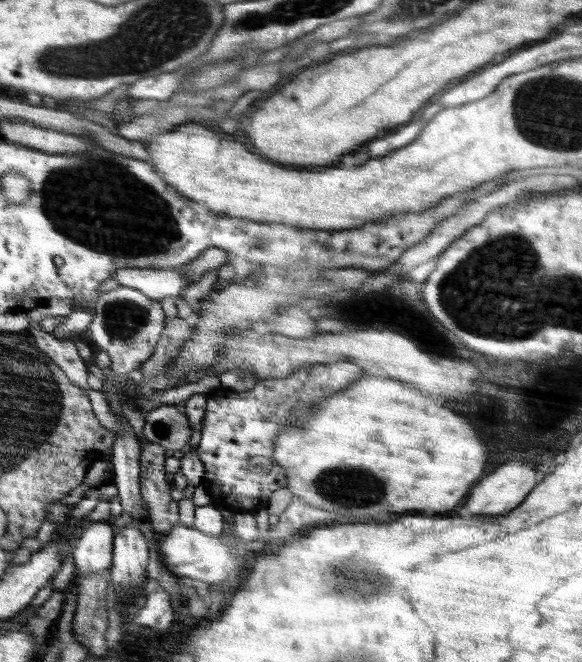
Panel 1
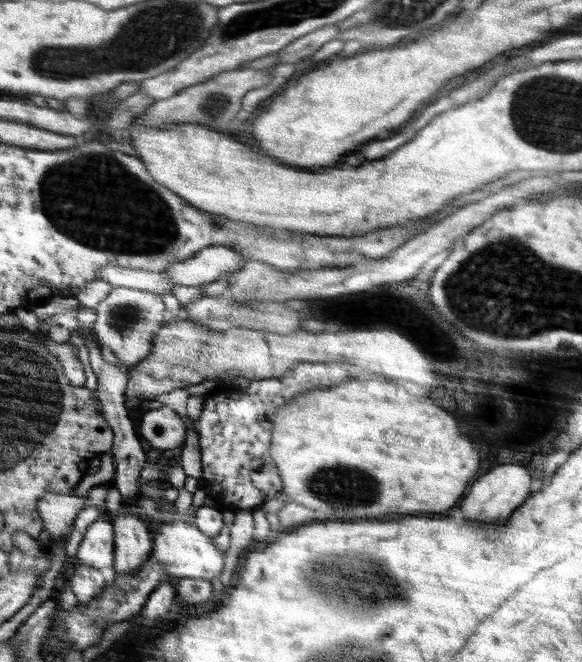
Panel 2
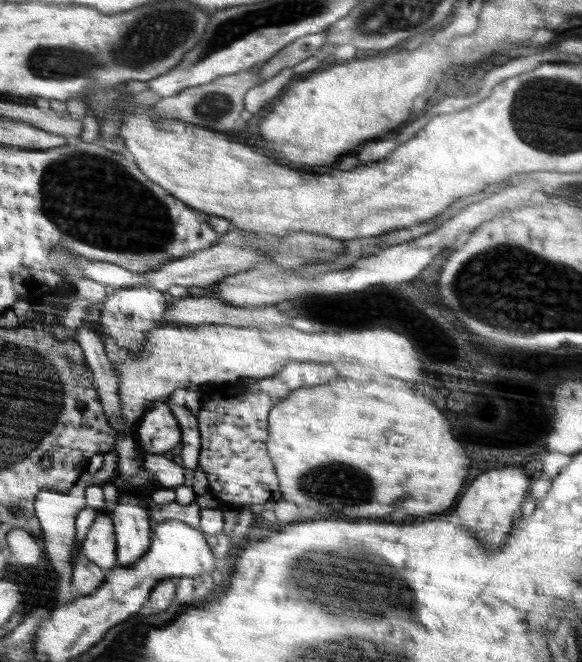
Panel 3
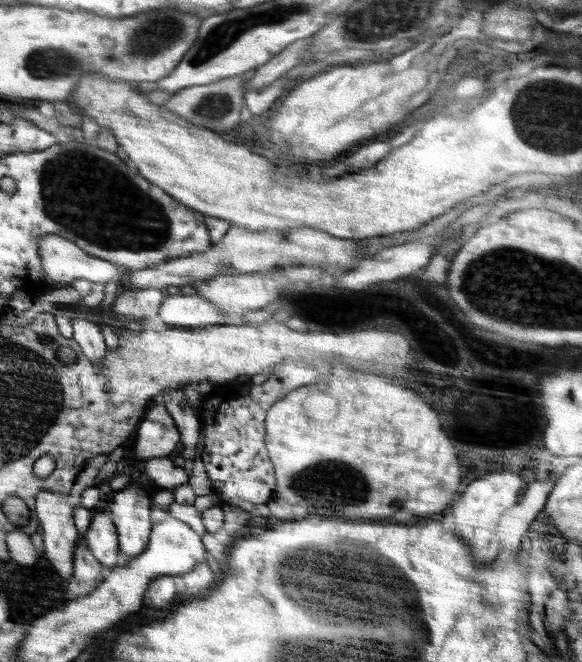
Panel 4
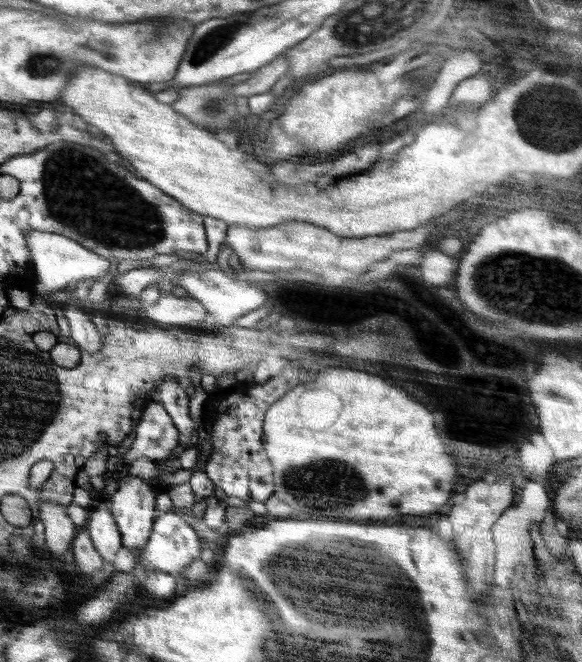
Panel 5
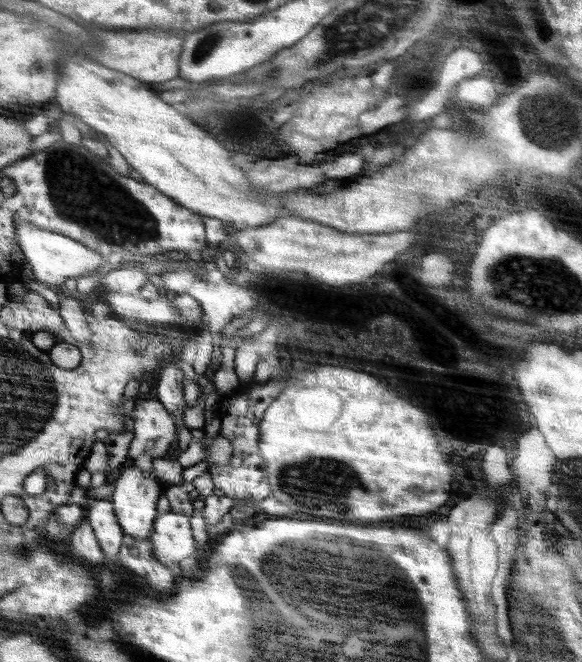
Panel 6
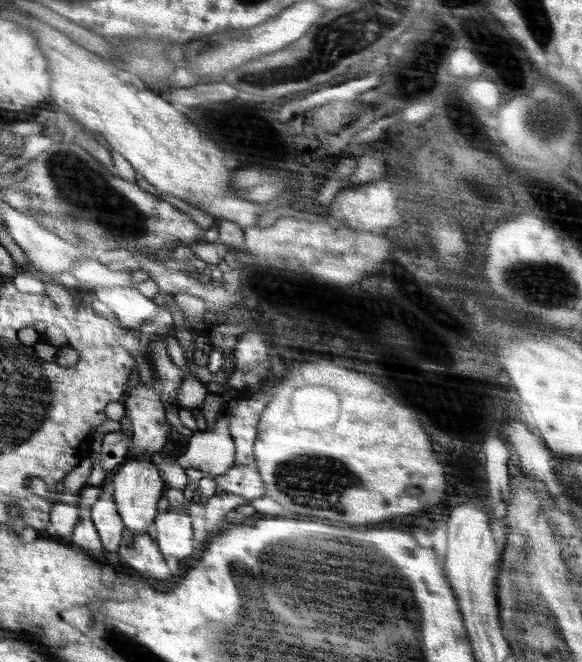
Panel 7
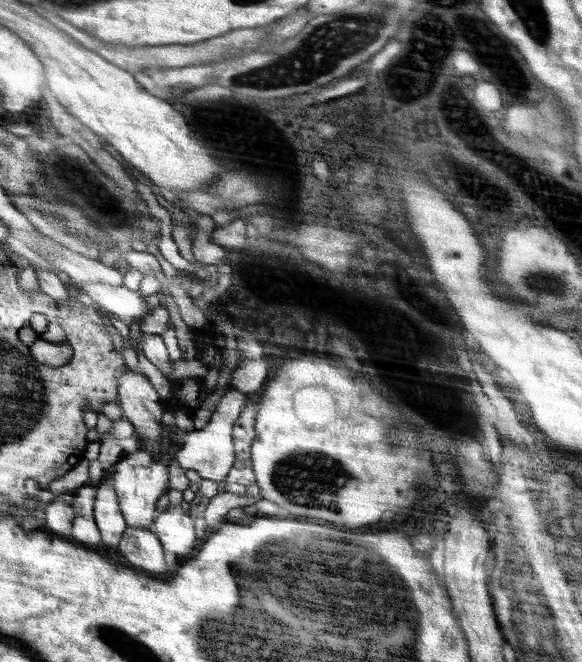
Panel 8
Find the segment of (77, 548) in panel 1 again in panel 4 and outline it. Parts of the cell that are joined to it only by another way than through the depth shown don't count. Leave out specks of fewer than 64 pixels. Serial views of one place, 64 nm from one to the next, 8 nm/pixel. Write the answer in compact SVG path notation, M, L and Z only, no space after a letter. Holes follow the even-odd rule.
M104 509L94 511L92 522L88 526L86 538L88 550L98 558L104 566L114 566L118 558L118 534L110 516L104 514Z

